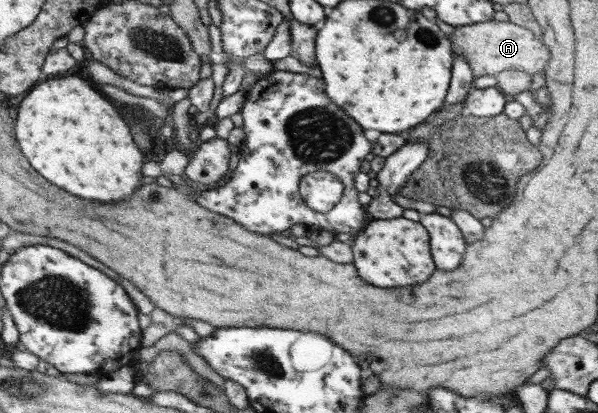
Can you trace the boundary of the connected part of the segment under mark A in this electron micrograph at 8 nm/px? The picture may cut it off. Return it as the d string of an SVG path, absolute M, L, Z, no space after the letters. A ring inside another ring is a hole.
M487 21L472 25L452 26L452 36L450 40L453 42L453 55L461 56L468 64L473 78L482 76L494 76L505 70L513 70L516 72L524 72L531 76L543 73L547 60L550 59L547 47L542 44L540 37L528 31L524 26L518 25L518 21Z

